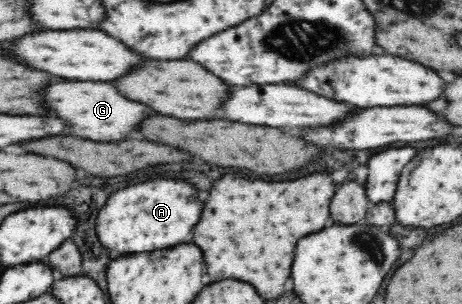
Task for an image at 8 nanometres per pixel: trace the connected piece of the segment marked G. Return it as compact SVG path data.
M59 82L49 86L47 98L55 114L69 120L75 126L73 132L89 140L123 142L141 130L143 122L153 116L153 110L149 106L129 100L111 82Z

